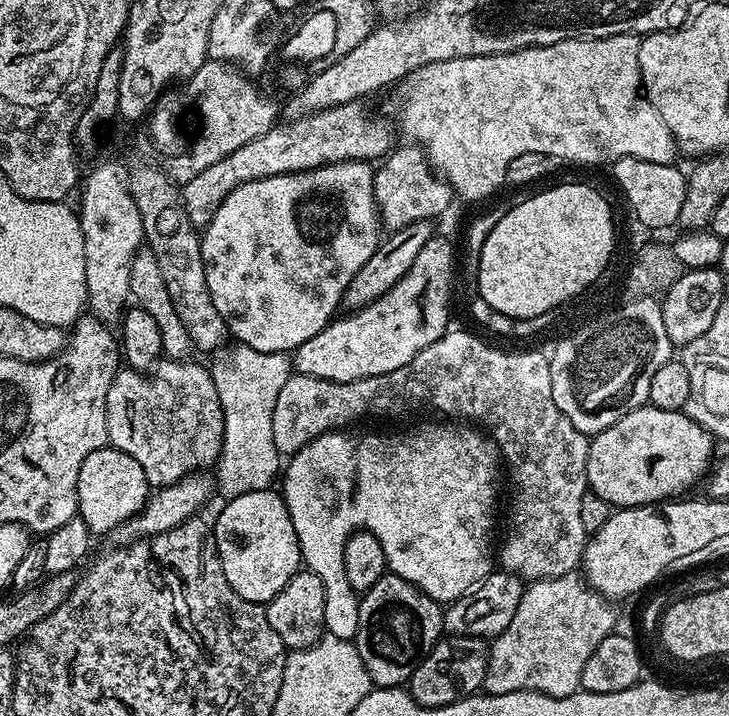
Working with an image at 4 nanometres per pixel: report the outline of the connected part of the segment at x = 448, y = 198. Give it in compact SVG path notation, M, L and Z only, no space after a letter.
M397 147L379 161L378 167L372 174L374 198L376 208L380 211L380 222L389 233L402 230L402 226L410 226L414 222L435 221L435 216L442 215L451 206L452 200L454 201L452 188L432 171L432 165L429 164L423 148L404 147L408 148Z

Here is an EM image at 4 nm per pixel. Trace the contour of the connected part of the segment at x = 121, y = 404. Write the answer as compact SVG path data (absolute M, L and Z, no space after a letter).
M168 362L163 365L164 372L156 370L151 374L121 367L106 394L108 444L130 454L130 458L142 466L142 474L146 474L152 486L173 484L192 472L211 469L220 459L224 441L224 415L218 402L218 390L212 381L211 371L205 365L203 368L200 364L188 363Z

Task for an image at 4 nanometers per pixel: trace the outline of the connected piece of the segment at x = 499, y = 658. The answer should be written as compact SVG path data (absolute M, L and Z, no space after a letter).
M576 572L549 580L531 581L518 602L518 610L514 610L514 618L510 618L510 626L506 626L506 630L502 630L502 634L491 641L483 691L489 696L537 692L554 698L566 698L581 691L582 669L590 659L590 654L598 650L598 642L602 642L602 638L613 635L616 612L612 608L615 608L613 601L599 596L583 575Z

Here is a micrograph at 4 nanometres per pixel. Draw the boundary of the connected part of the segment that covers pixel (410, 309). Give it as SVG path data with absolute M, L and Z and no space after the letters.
M433 235L426 246L422 246L418 258L414 258L414 266L406 270L406 274L382 298L370 302L370 306L358 312L341 315L327 324L310 342L302 342L294 353L294 368L301 376L313 376L330 382L354 382L371 376L390 374L402 366L406 366L430 342L438 342L444 333L449 331L448 324L448 287L452 284L452 248L440 237Z

